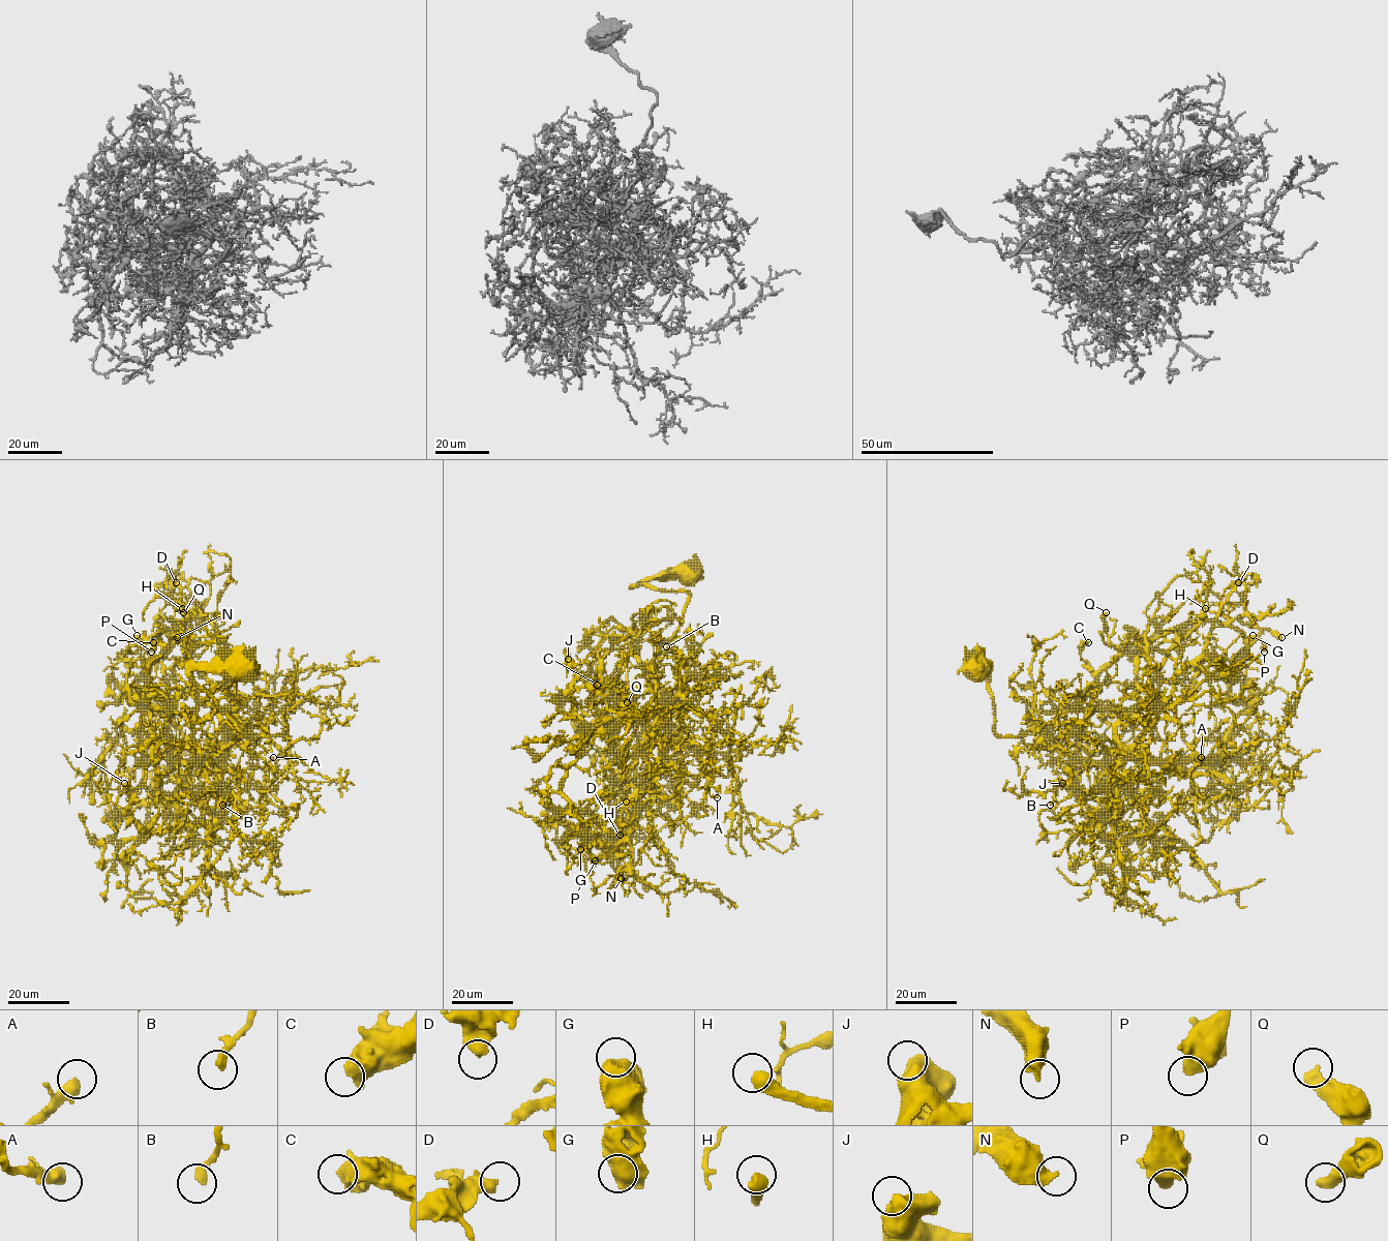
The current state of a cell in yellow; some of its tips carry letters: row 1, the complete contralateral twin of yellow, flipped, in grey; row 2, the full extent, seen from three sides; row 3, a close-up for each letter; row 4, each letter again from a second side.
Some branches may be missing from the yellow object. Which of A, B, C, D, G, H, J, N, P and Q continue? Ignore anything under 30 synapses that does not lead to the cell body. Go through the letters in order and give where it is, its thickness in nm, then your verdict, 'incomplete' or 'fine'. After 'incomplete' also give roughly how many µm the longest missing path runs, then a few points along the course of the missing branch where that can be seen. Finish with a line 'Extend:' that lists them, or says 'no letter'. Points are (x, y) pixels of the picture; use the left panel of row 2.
A: at (273, 757); 480 nm thick; fine
B: at (222, 805); 320 nm thick; fine
C: at (153, 642); 650 nm thick; fine
D: at (176, 582); 500 nm thick; fine
G: at (137, 635); 700 nm thick; fine
H: at (182, 608); 480 nm thick; incomplete; about 20 µm are missing; missing branch runs (182, 608), (184, 582), (194, 578), (202, 571), (200, 566)
J: at (124, 783); 650 nm thick; fine
N: at (177, 637); 550 nm thick; fine
P: at (151, 652); 400 nm thick; fine
Q: at (183, 612); 460 nm thick; fine
Extend: H

